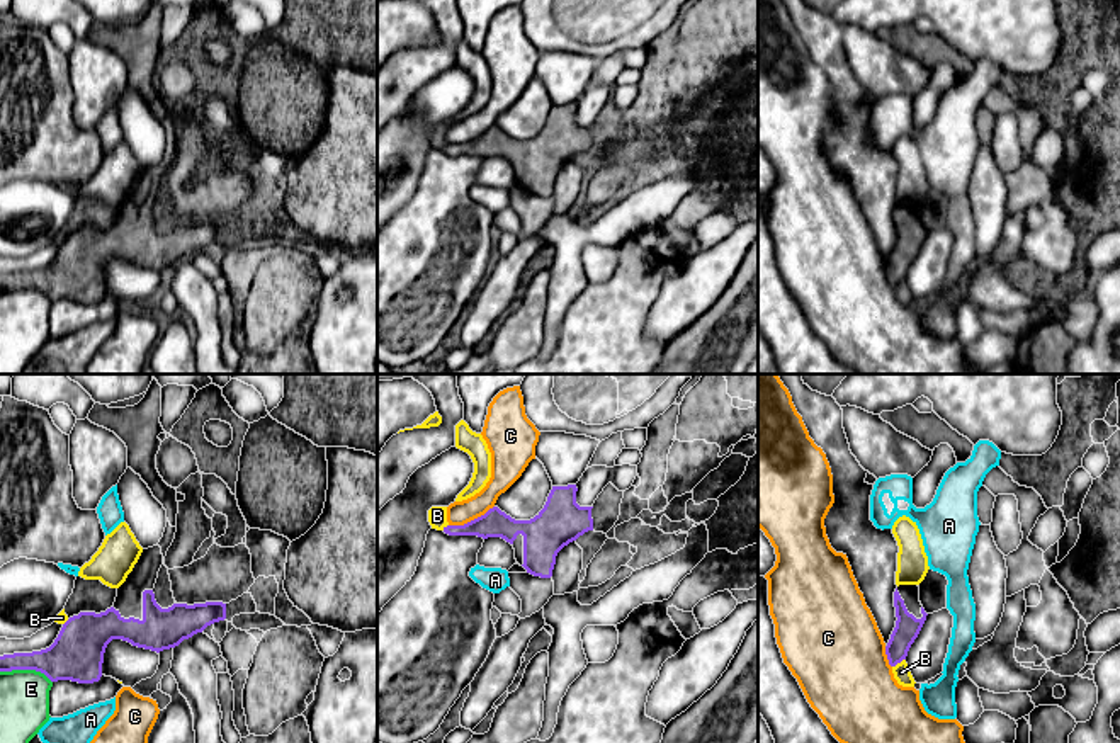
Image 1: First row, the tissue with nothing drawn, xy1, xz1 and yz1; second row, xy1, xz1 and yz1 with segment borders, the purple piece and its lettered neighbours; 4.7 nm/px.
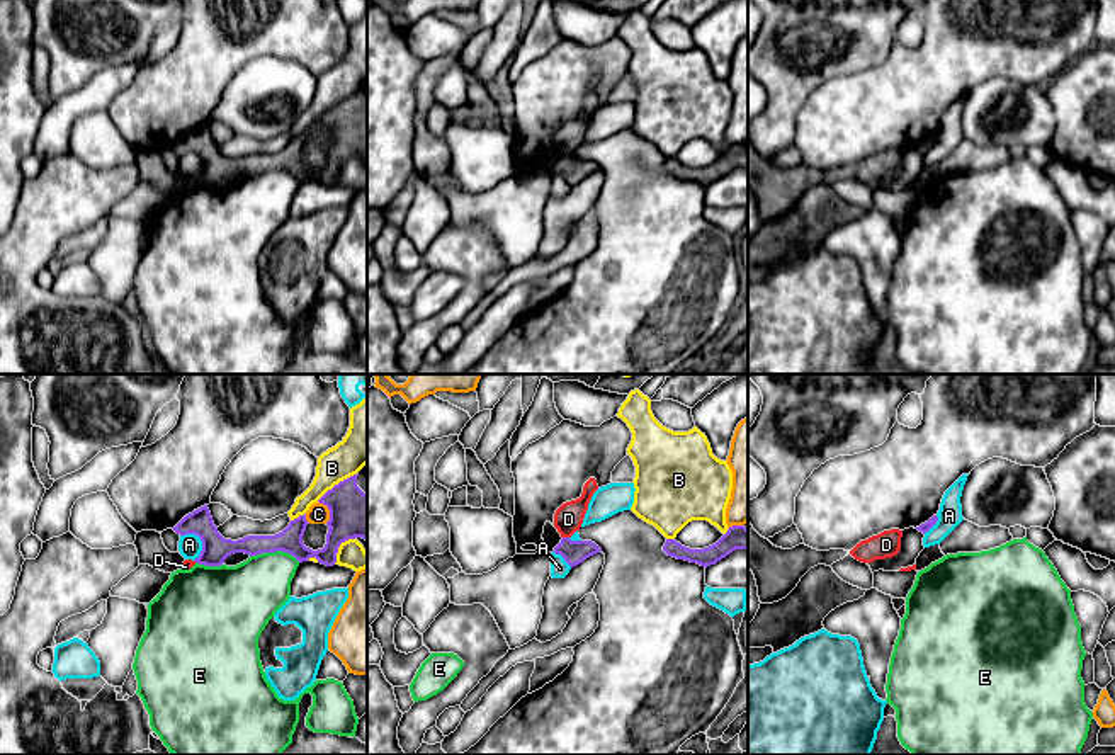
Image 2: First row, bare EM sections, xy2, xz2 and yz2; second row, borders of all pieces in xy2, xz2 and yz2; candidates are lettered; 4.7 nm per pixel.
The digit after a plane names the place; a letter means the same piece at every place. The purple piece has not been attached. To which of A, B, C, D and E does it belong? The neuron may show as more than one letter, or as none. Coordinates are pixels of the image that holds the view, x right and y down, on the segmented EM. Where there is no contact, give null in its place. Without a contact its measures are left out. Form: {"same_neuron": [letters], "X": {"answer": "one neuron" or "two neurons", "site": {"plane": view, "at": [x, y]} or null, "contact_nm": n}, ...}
{"same_neuron": [], "A": {"answer": "two neurons", "site": {"plane": "xy2", "at": [201, 539]}, "contact_nm": 150}, "B": {"answer": "two neurons", "site": {"plane": "xy2", "at": [339, 483]}, "contact_nm": 240}, "C": {"answer": "two neurons", "site": {"plane": "xz1", "at": [471, 521]}, "contact_nm": 240}, "D": {"answer": "two neurons", "site": {"plane": "xz2", "at": [566, 538]}, "contact_nm": 30}, "E": {"answer": "two neurons", "site": {"plane": "xy1", "at": [26, 669]}, "contact_nm": 260}}

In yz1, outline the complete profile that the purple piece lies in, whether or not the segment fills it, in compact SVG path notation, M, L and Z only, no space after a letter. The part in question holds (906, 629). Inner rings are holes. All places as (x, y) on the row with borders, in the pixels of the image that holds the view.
M899 585L894 592L894 607L897 621L885 646L891 666L906 660L928 615L919 602L918 585Z

